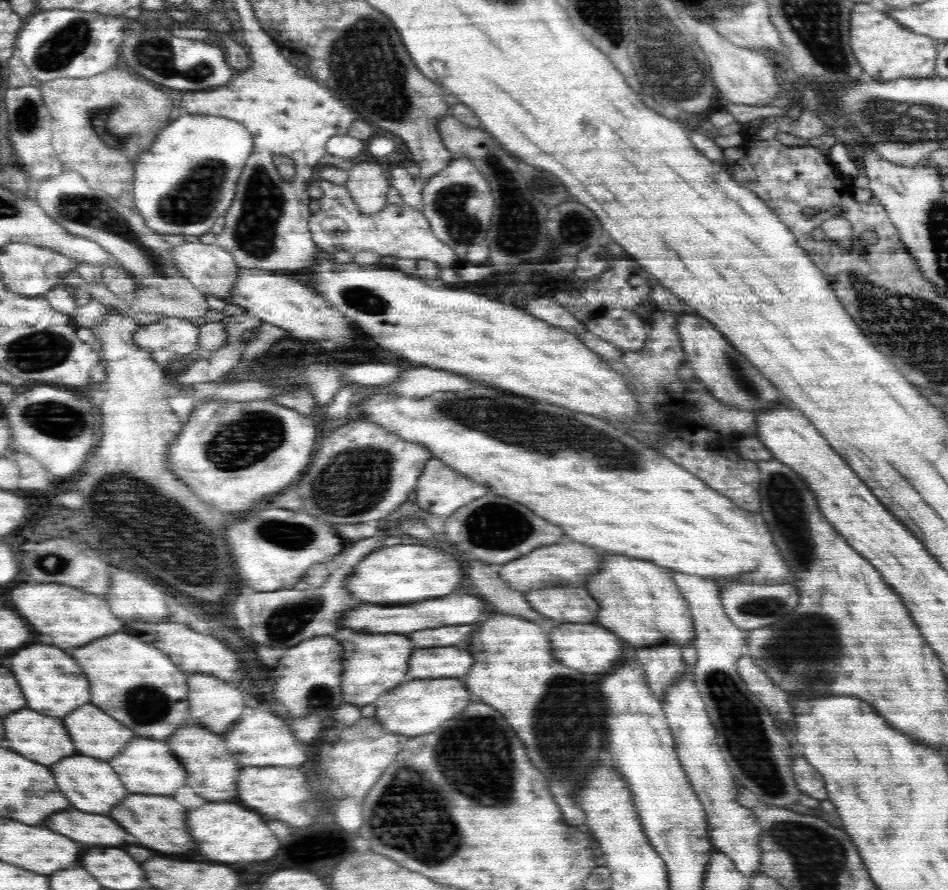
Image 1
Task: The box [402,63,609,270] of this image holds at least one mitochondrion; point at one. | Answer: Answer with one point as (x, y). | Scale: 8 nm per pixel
(516, 216)

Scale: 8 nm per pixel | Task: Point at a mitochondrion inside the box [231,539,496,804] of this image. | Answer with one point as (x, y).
(288, 621)

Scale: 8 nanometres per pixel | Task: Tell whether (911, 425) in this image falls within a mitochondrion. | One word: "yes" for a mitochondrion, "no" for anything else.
no

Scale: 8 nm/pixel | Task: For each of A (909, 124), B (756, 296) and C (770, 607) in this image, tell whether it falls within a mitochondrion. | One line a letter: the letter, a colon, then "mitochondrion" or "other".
A: mitochondrion
B: other
C: mitochondrion

